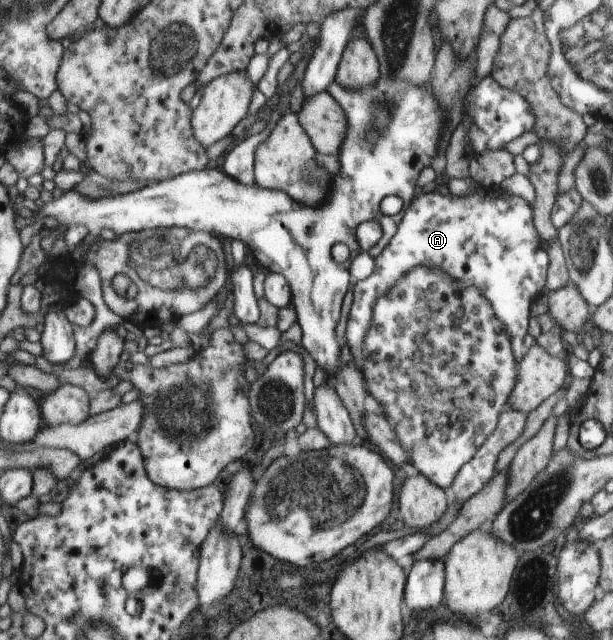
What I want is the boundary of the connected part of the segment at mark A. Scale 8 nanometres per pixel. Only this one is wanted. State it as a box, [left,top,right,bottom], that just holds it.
[345,184,548,370]

